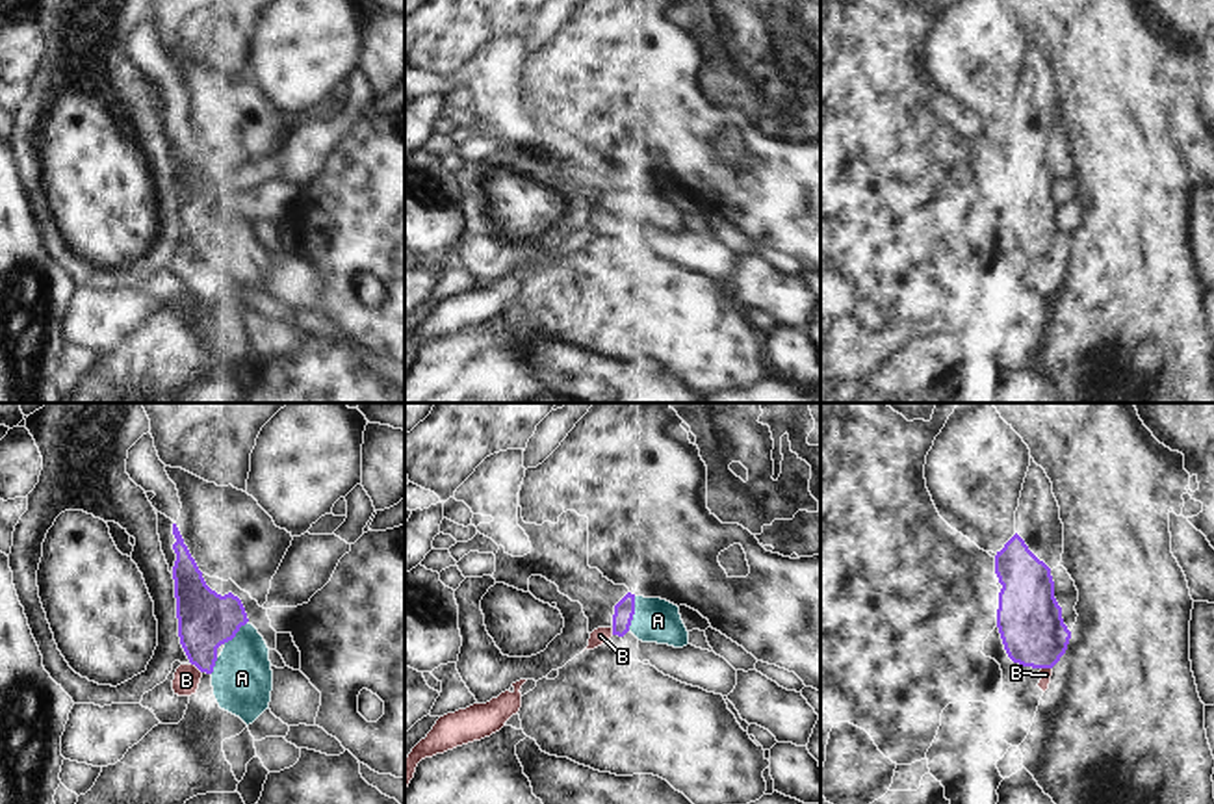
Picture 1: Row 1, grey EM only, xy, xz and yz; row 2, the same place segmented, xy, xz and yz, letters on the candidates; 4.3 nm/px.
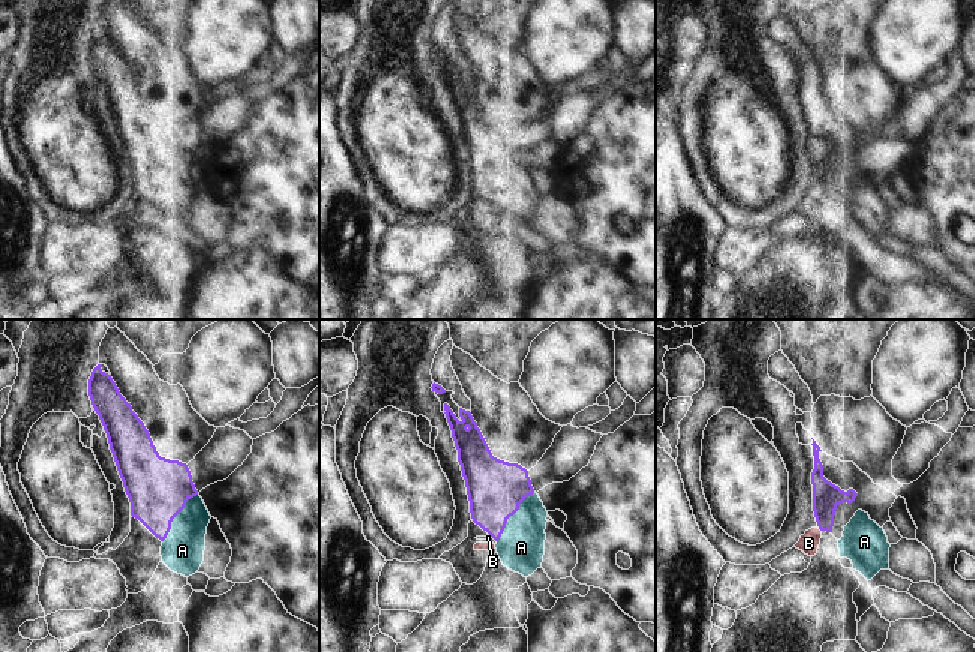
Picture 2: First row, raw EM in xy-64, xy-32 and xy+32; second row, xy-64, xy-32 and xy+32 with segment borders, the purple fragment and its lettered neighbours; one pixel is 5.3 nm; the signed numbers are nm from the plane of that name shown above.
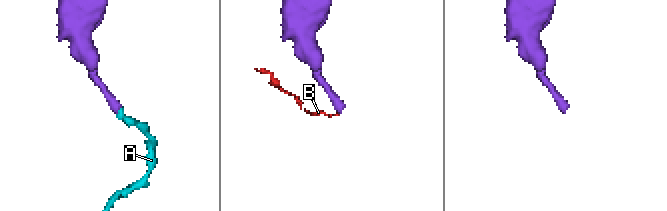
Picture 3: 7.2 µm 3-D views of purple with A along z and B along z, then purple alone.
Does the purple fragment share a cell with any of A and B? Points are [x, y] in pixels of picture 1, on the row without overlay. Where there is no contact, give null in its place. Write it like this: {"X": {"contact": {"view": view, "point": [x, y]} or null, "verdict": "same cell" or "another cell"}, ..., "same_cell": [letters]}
{"A": {"contact": {"view": "xz", "point": [633, 197]}, "verdict": "same cell"}, "B": {"contact": {"view": "xy", "point": [197, 251]}, "verdict": "another cell"}, "same_cell": ["A"]}

